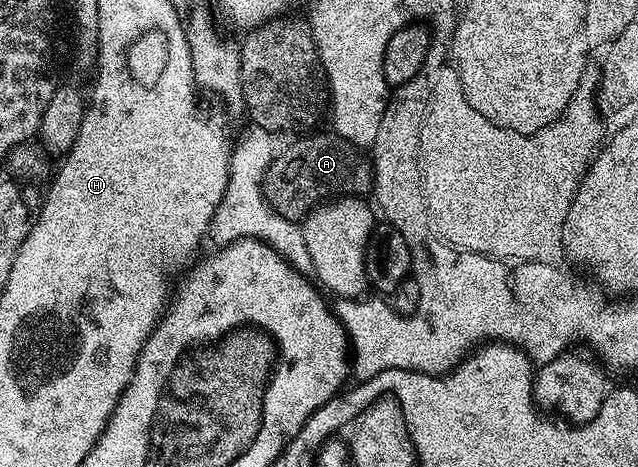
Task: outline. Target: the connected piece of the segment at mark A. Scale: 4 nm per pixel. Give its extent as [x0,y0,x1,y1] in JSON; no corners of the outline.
[261,132,373,223]

